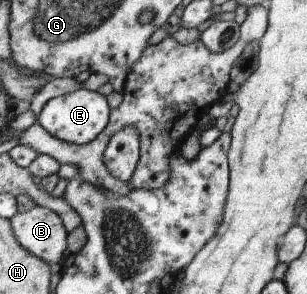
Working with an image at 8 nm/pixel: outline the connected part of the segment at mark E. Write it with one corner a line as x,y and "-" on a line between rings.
78,88
78,90
47,100
36,118
36,123
49,135
55,136
61,141
83,145
102,132
102,129
108,124
108,119
109,109
106,97
101,95
98,90

